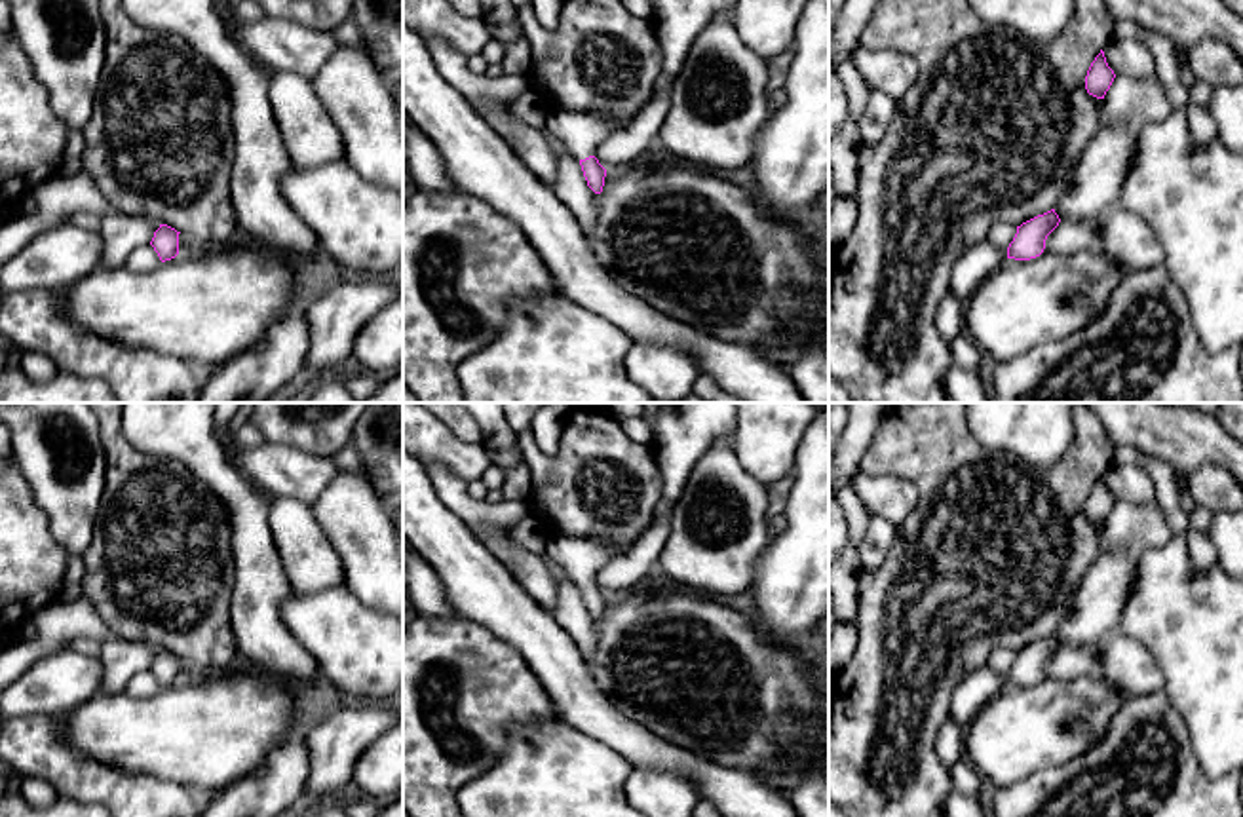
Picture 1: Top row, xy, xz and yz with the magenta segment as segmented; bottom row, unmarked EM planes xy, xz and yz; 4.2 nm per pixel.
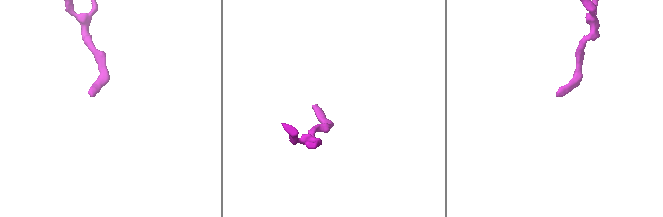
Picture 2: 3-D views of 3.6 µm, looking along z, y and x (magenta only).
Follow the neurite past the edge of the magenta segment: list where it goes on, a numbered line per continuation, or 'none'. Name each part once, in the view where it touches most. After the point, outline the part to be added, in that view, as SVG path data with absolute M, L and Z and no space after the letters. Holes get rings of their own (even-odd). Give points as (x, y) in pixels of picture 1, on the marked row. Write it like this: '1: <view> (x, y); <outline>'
1: xz (580, 132); M549 108L544 127L561 139L576 160L585 160L595 156L597 146L604 139L620 129L627 129L631 122L618 122L599 112Z

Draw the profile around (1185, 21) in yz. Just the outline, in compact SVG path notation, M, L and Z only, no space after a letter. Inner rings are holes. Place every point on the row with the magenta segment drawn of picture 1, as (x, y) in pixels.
M1104 0L1114 21L1131 21L1190 49L1203 38L1226 42L1243 61L1243 17L1224 0Z

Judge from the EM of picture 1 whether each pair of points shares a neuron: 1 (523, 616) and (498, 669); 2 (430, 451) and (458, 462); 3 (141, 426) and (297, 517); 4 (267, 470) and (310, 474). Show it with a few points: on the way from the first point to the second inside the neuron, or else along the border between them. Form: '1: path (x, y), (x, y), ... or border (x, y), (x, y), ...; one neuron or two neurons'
1: border (472, 620), (508, 641), (538, 679); two neurons
2: path (438, 451), (451, 455); one neuron
3: border (268, 506), (268, 529), (278, 550); two neurons
4: path (278, 470), (299, 474); one neuron

